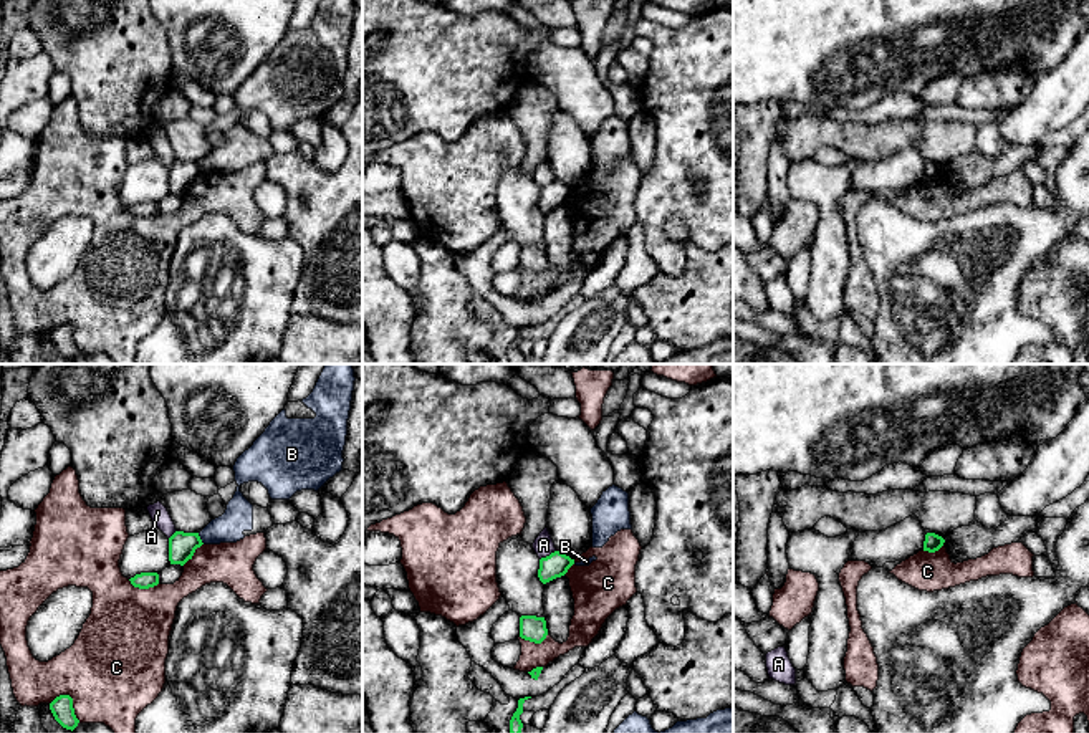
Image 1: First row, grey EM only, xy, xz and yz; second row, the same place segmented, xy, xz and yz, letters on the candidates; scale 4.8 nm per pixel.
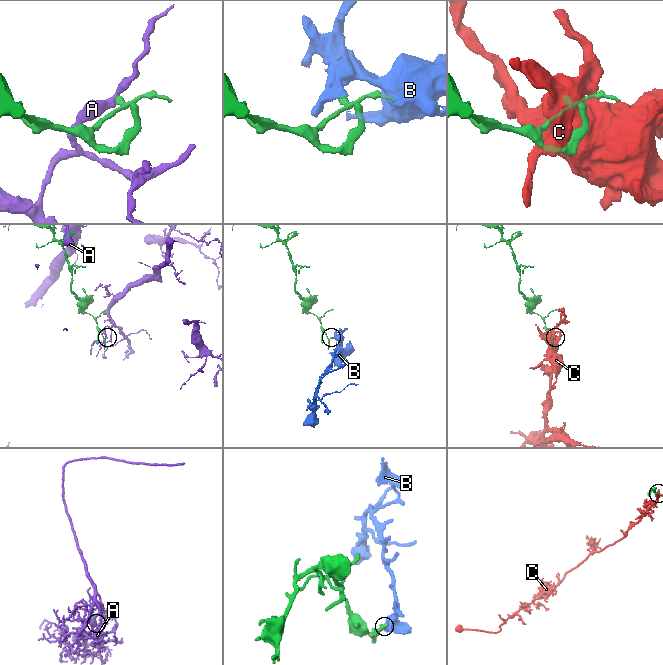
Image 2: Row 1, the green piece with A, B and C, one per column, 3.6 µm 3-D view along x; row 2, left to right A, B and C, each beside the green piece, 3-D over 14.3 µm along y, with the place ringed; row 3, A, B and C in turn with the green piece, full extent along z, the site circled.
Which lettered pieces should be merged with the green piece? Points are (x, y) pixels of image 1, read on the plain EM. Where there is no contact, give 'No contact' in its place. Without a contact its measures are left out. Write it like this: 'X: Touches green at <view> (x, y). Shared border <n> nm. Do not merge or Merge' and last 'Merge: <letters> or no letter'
A: Touches green at xz (546, 186). Shared border 90 nm. Do not merge
B: Touches green at xy (199, 167). Shared border 70 nm. Do not merge
C: Touches green at xy (71, 330). Shared border 180 nm. Do not merge
Merge: no letter

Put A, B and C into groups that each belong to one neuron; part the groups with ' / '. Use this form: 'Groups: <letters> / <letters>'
Groups: A / B / C

